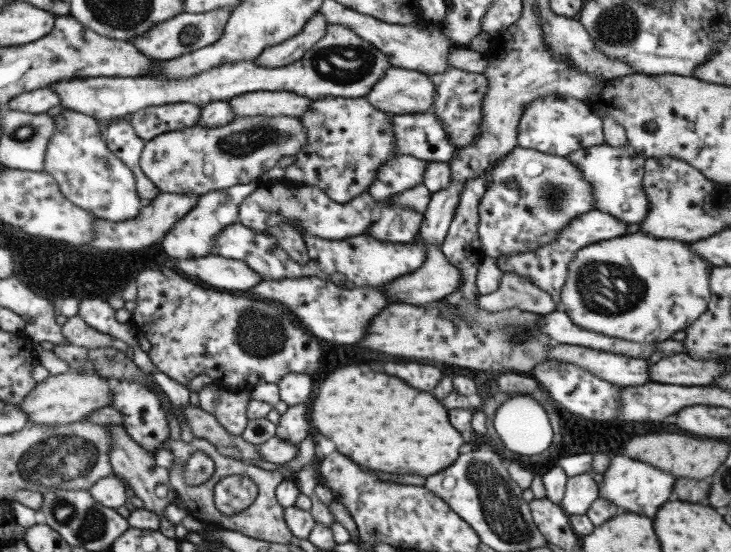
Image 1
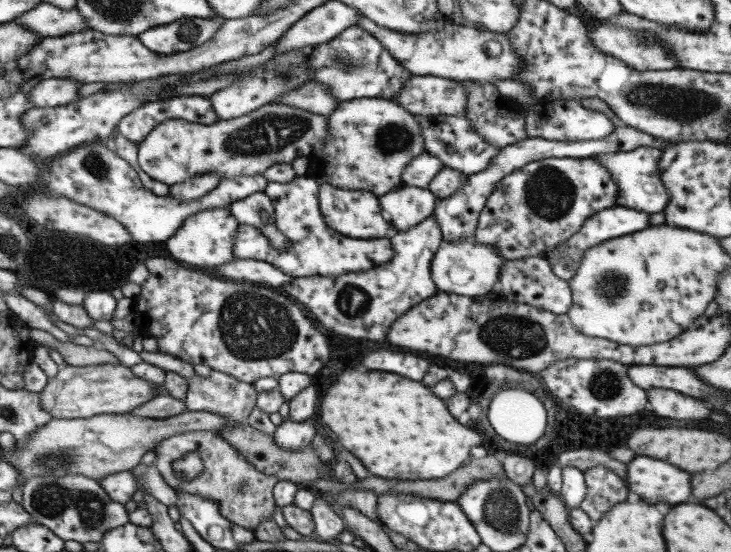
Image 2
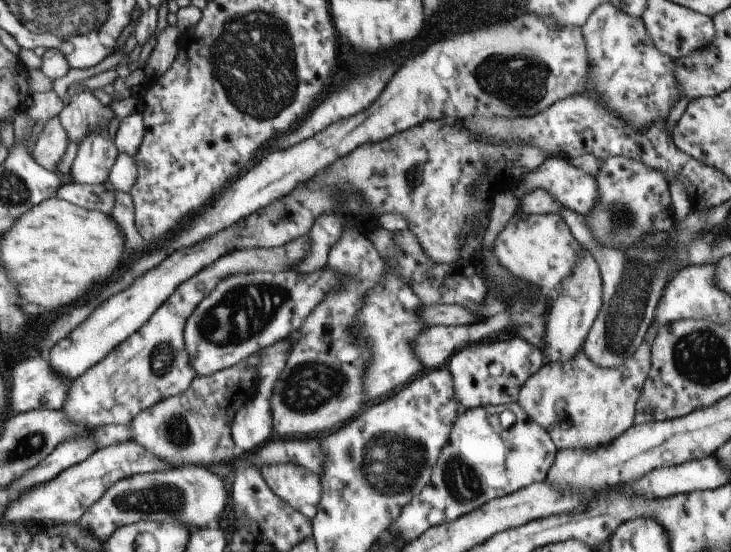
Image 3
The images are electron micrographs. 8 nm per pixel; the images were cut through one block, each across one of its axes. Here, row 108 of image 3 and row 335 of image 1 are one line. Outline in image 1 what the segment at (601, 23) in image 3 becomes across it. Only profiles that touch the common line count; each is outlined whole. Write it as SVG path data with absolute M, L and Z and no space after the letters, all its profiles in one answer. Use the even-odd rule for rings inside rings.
M633 229L621 237L595 242L577 250L568 265L566 284L561 288L563 311L576 326L598 334L632 342L668 340L674 332L685 330L702 312L706 312L711 299L708 276L712 266L706 260L698 258L688 244L690 242L678 242L670 238L650 238L649 234Z

